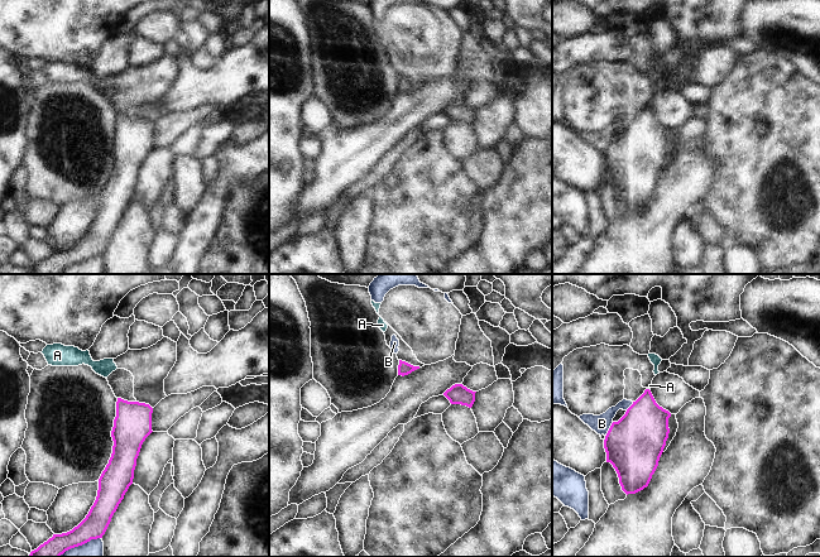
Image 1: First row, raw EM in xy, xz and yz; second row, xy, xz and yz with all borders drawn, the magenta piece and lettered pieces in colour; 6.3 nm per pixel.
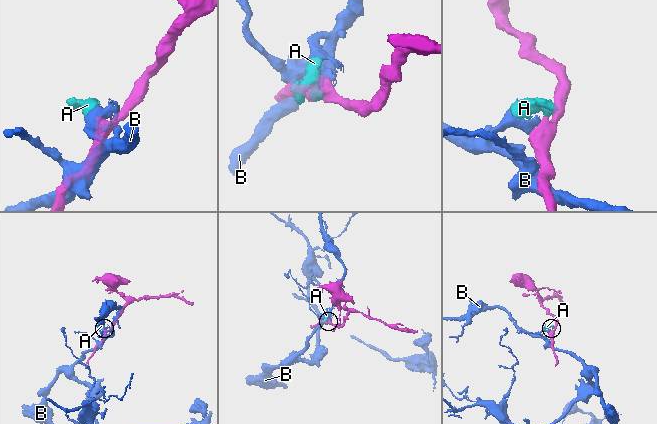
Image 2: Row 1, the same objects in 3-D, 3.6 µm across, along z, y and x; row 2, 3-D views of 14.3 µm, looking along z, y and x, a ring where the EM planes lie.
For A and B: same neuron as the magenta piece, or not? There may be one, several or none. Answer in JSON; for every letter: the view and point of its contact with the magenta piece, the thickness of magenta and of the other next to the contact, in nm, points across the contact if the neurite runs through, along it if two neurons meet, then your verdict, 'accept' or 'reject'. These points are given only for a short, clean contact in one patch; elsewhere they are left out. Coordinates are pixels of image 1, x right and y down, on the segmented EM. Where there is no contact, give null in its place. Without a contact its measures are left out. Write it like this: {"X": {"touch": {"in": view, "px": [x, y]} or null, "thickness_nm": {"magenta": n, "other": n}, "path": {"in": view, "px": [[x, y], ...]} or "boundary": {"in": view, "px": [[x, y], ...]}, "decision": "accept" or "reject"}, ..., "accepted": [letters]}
{"A": {"touch": {"in": "yz", "px": [648, 389]}, "thickness_nm": {"magenta": 300, "other": 20}, "path": {"in": "yz", "px": [[645, 428], [645, 407], [648, 389], [650, 385]]}, "decision": "accept"}, "B": {"touch": {"in": "yz", "px": [609, 430]}, "thickness_nm": {"magenta": 360, "other": 120}, "decision": "reject"}, "accepted": ["A"]}

